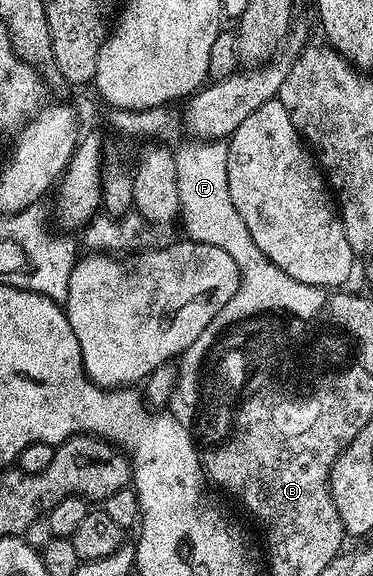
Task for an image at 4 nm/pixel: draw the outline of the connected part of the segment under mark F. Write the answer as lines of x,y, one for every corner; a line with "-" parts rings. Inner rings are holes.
221,141
188,142
181,148
176,148
174,157
179,179
180,220
185,221
185,227
189,230
188,238
192,242
215,245
219,249
223,249
223,253
228,253
231,261
235,261
241,271
241,284
235,297
231,297
231,301
227,301
227,305
223,305
223,309
219,309
219,313
215,313
211,325
207,325
207,329
203,329
205,335
209,335
209,339
217,343
234,323
271,311
274,308
293,308
293,311
300,312
300,316
311,315
317,311
317,307
325,309
327,305
326,288
307,285
303,281
295,281
290,275
283,273
283,269
279,269
279,265
275,265
265,258
259,245
255,245
251,233
247,233
247,225
243,225
243,217
239,217
239,209
235,209
235,205
231,202
231,189
227,189
228,146

